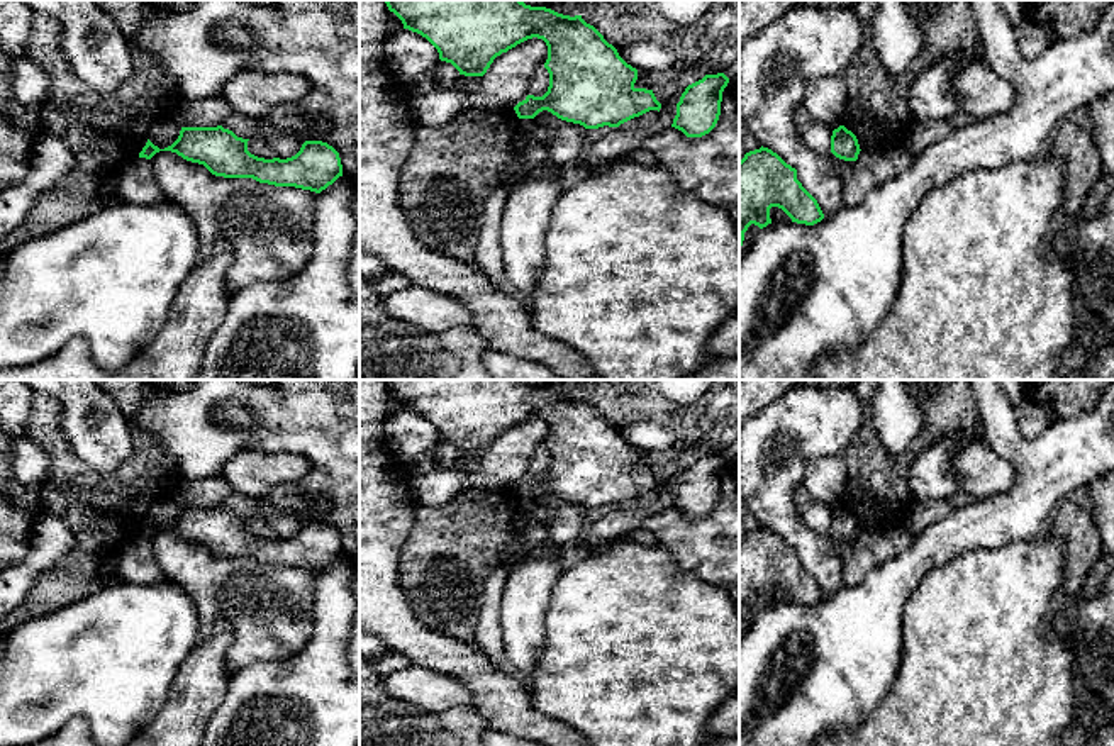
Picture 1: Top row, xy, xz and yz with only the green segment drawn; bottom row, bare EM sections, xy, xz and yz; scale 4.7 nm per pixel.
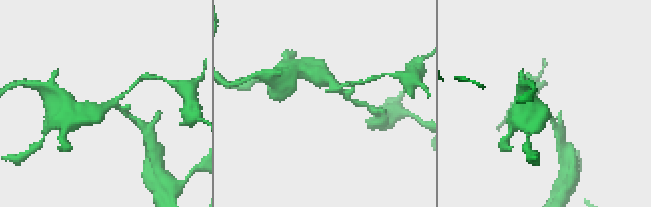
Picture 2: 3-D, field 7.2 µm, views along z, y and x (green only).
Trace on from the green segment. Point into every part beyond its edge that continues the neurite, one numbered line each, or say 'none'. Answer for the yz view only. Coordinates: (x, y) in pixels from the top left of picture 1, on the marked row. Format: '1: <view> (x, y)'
none

